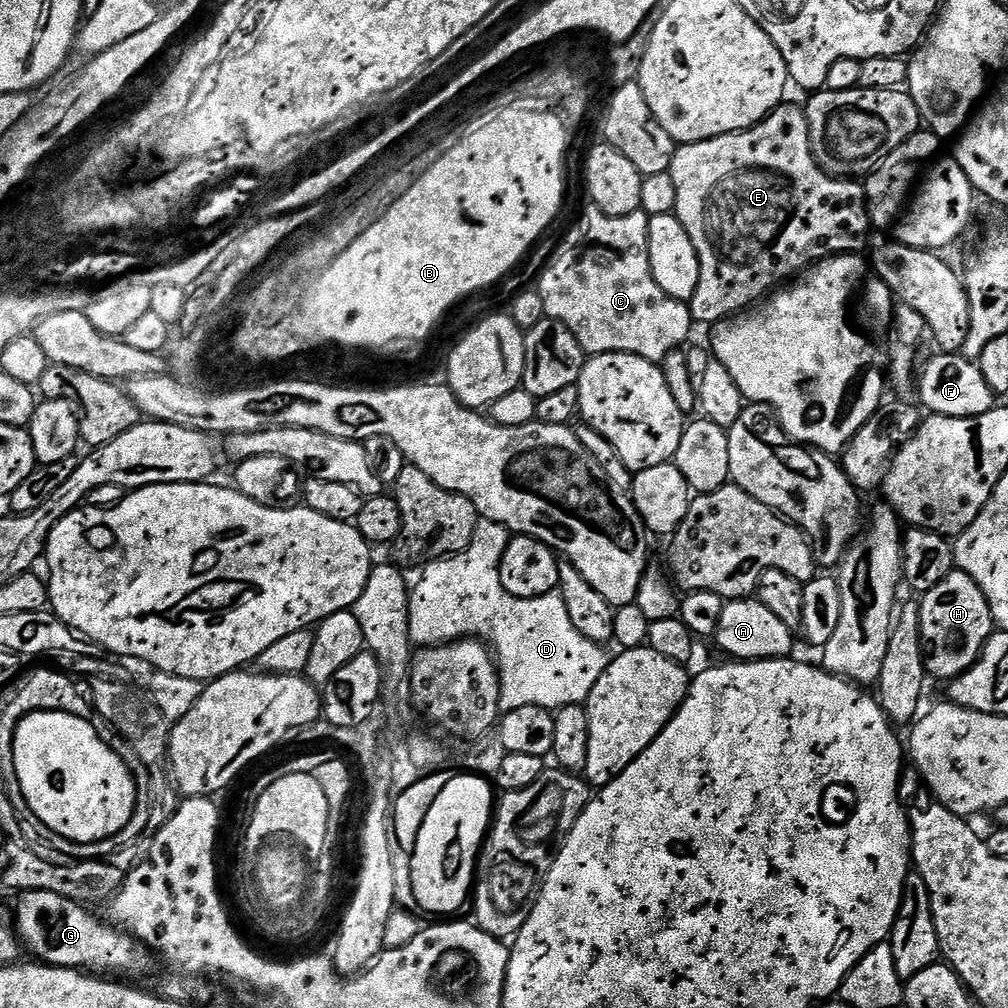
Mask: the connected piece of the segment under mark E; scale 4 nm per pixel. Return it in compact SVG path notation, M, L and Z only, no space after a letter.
M782 102L760 124L747 128L745 132L731 132L725 136L715 136L709 140L703 140L697 144L682 144L677 147L672 159L671 174L676 187L676 210L674 215L682 222L686 234L690 234L690 242L694 242L694 250L698 254L700 263L700 281L698 290L694 290L690 307L693 321L697 325L711 326L719 320L727 320L745 310L751 309L757 302L763 301L773 290L779 289L785 282L799 277L801 273L819 264L821 260L827 260L830 256L842 256L845 254L860 254L869 247L868 228L868 198L863 183L852 178L831 176L830 173L820 169L812 156L810 146L810 134L808 133L808 120L804 117L804 108Z

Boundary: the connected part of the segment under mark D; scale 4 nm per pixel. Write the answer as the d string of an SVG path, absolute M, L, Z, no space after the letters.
M480 518L476 522L474 538L470 542L470 546L466 546L466 550L456 553L455 556L445 556L423 565L424 573L421 574L420 581L416 585L414 583L411 585L408 598L409 638L411 643L417 649L421 649L435 648L437 644L450 644L453 640L462 640L465 638L479 638L484 642L490 641L490 648L494 653L496 667L500 673L501 713L518 710L522 706L538 706L539 708L555 710L557 708L565 708L571 704L583 705L588 699L590 690L594 690L594 682L598 682L598 678L602 678L602 674L608 669L609 653L604 653L605 649L601 645L590 642L590 638L582 638L582 634L578 634L578 630L574 630L574 622L570 622L570 614L566 614L566 602L560 596L559 591L554 591L538 598L523 600L517 596L512 596L504 589L502 578L500 577L500 563L502 562L502 554L506 550L509 539L510 533L507 528L502 527L498 522L494 522L493 520Z

